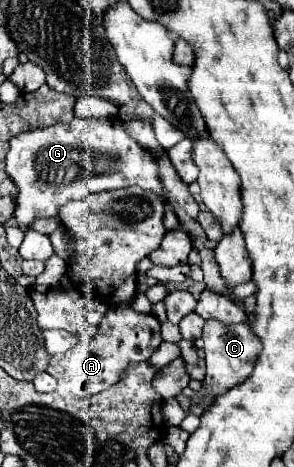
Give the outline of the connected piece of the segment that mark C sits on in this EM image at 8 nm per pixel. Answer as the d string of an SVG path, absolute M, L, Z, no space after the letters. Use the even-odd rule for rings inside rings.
M206 322L204 326L204 350L206 350L206 378L202 382L202 390L196 392L190 398L190 412L200 416L204 414L204 406L202 400L206 396L222 396L226 394L230 388L242 384L246 378L250 378L252 366L258 358L258 352L262 350L262 344L258 342L258 338L254 338L250 334L250 326L248 324L222 324L222 322Z

